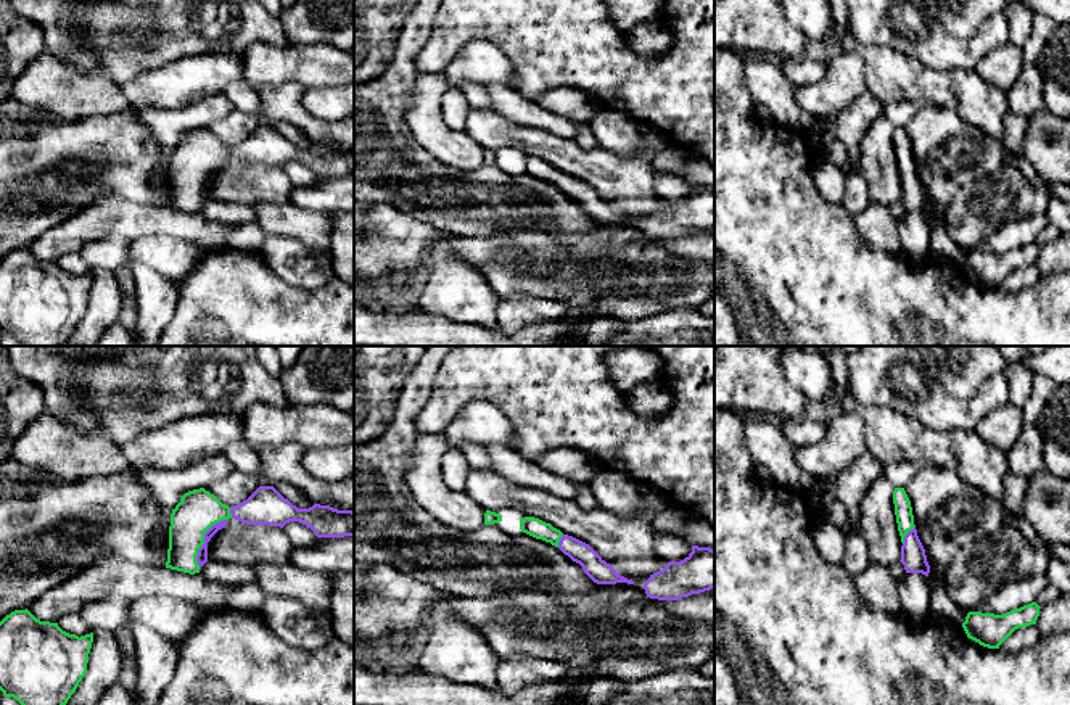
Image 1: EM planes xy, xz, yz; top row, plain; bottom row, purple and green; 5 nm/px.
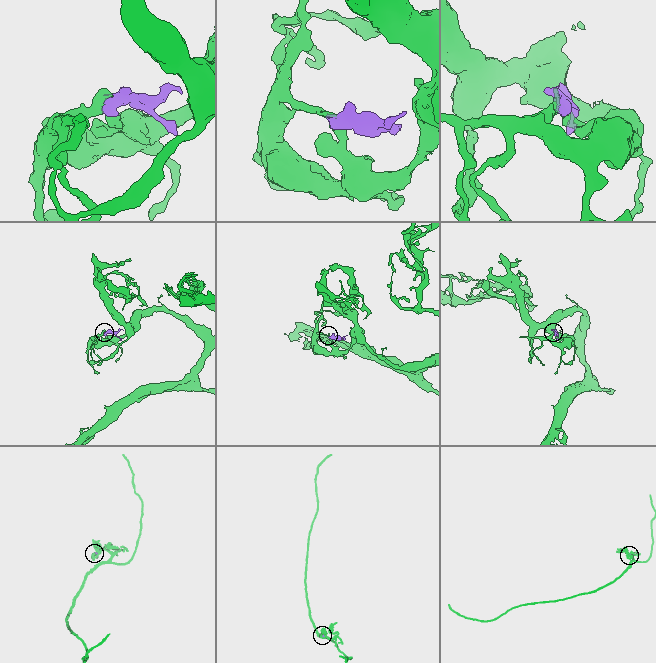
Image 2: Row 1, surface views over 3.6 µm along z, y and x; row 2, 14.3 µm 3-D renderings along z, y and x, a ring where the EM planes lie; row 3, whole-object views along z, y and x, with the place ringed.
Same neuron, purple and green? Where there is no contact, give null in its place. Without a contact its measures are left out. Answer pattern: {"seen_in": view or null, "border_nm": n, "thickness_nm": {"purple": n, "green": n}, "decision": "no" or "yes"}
{"seen_in": "xy", "border_nm": 300, "thickness_nm": {"purple": 60, "green": 200}, "decision": "yes"}

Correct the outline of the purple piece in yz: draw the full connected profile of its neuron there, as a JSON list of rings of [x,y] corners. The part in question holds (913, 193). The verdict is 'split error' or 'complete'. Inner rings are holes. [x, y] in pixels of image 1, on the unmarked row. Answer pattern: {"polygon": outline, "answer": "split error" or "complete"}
{"polygon": [[[895,127],[893,143],[898,171],[903,182],[899,201],[904,204],[906,212],[922,212],[928,216],[930,204],[927,201],[925,188],[917,175],[911,140],[904,127]]], "answer": "split error"}

